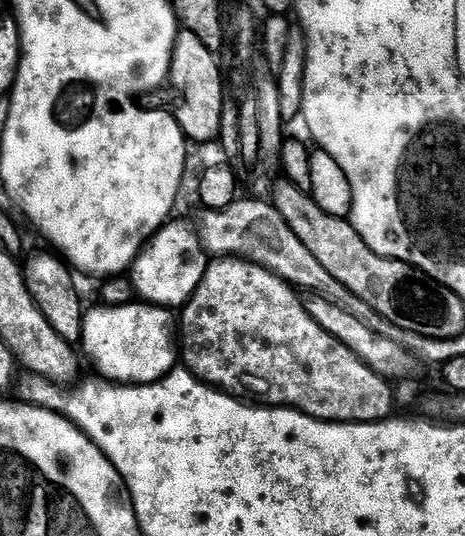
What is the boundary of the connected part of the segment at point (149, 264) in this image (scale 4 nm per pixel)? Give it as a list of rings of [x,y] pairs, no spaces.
[[[173,219],[149,239],[146,247],[136,257],[130,269],[130,277],[136,283],[137,292],[145,301],[157,306],[182,306],[192,296],[206,267],[206,249],[201,243],[199,231],[182,221]]]

